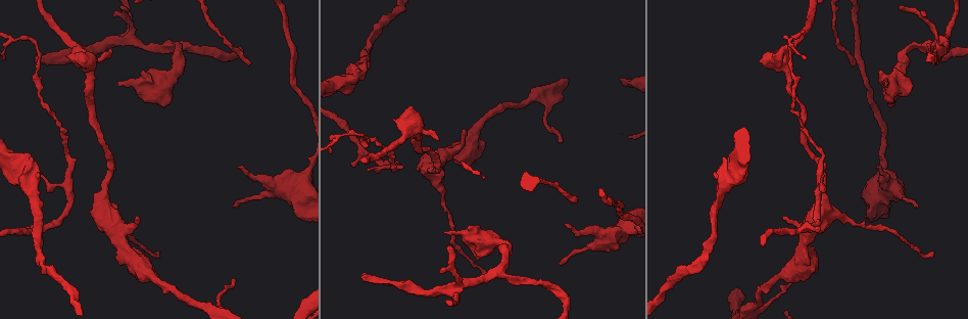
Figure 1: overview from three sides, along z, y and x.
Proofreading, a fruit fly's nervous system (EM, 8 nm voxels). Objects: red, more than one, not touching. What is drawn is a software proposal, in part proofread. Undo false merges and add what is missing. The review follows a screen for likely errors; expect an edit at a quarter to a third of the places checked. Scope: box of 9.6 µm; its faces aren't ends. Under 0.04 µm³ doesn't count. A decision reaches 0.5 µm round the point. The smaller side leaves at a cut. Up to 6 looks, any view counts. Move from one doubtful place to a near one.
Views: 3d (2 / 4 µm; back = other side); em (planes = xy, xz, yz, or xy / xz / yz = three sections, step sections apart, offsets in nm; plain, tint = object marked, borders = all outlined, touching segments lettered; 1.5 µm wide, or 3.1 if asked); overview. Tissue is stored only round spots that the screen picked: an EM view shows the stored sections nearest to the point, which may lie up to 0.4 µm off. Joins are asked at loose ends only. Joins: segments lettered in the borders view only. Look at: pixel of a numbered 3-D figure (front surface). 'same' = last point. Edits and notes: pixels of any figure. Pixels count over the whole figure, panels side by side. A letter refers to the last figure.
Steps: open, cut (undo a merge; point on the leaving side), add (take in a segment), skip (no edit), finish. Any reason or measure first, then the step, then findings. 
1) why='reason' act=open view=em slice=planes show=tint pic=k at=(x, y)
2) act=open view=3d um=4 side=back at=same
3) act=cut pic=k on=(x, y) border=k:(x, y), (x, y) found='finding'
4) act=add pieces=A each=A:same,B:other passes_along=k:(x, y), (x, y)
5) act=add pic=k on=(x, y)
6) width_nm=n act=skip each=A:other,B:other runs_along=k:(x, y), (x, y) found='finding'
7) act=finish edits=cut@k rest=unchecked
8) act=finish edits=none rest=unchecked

why='tapers out' act=open view=em slice=planes show=borders pic=1 at=(351, 164)

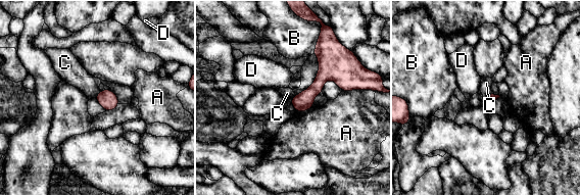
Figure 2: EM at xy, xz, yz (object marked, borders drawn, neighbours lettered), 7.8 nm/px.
act=skip each=A:other,B:other,C:other,D:other border=2:(101, 91), (95, 97) found='no lettered segment goes on from it'

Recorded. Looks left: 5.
why='side arm on a straight run' act=open view=3d um=4 pic=1 at=(939, 41)

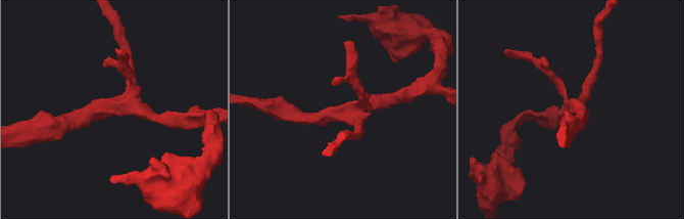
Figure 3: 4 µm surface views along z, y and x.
why='now the EM' act=open view=em slice=xy step=4 show=tint pic=3 at=(128, 107)

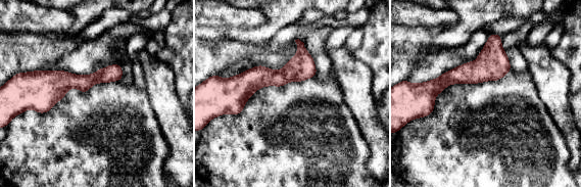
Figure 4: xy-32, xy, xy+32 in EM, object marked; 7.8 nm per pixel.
why='cut it another way' act=open view=em slice=planes show=borders at=same

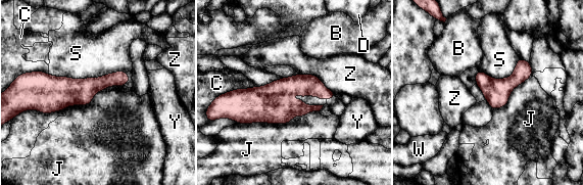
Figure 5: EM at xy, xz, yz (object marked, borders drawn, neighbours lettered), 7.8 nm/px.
act=skip each=B:other,C:other,D:other,J:other,S:other,W:other,Y:other,Z:other found='one neuron here'

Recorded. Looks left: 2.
why='free end' act=open view=em slice=planes show=borders pic=1 at=(933, 60)

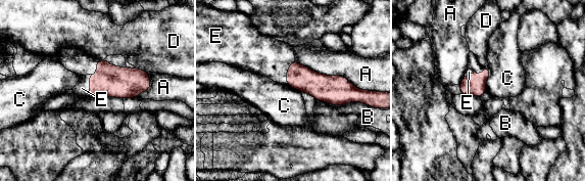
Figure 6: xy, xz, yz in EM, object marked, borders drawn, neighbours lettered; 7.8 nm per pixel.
width_nm=160 act=add pieces=E each=A:other,B:other,C:other,D:other,E:same passes_along=6:(299, 77), (286, 74), (262, 54) found='the neuron continues'

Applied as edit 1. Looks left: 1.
act=finish edits=add@6 rest=unchecked

